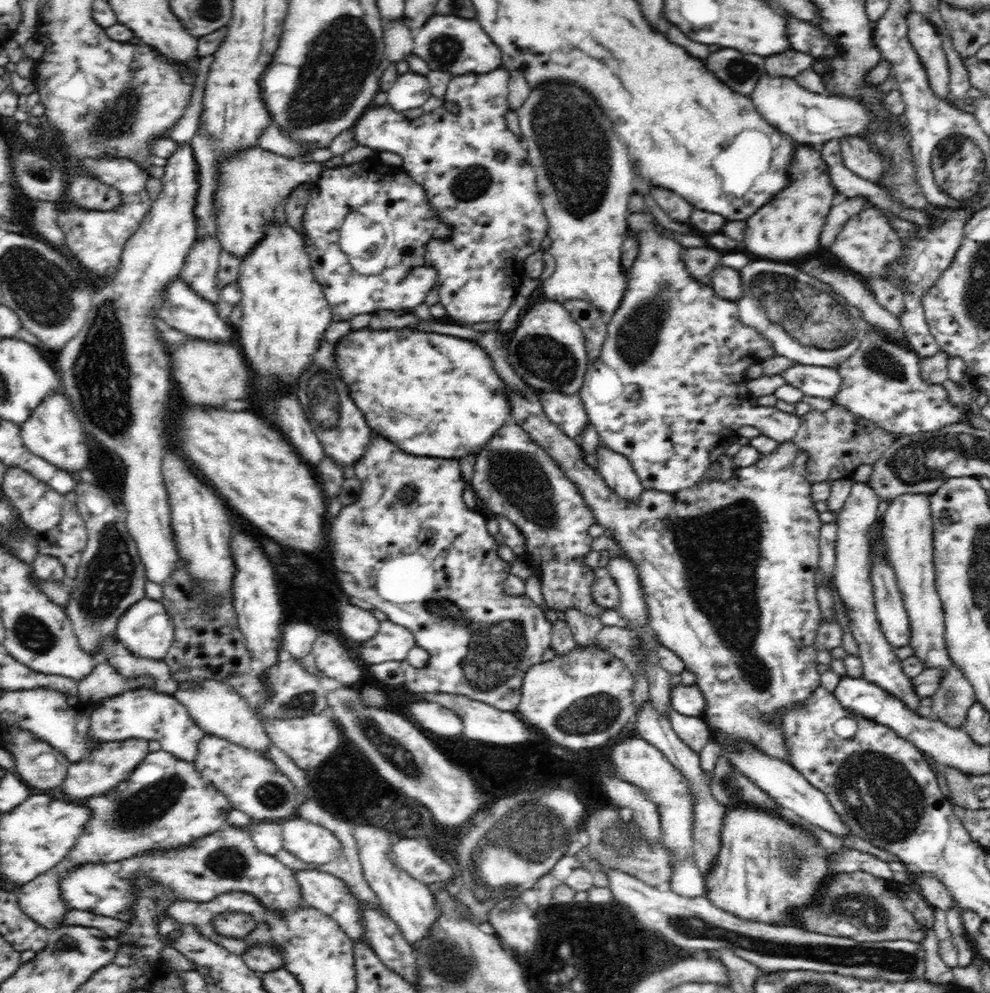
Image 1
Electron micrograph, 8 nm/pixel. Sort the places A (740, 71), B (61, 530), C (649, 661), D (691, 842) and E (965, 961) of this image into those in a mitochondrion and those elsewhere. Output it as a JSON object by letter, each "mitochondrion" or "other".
{"A":"mitochondrion","B":"other","C":"other","D":"other","E":"other"}

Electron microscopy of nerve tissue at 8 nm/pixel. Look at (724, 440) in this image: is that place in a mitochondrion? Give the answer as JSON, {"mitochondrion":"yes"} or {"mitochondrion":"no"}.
{"mitochondrion":"no"}

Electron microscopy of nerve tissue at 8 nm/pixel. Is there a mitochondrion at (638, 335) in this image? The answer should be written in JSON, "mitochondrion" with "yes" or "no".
{"mitochondrion":"yes"}

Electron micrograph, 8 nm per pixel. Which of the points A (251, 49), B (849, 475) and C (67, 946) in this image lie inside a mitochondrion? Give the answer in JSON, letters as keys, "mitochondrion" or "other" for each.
{"A":"other","B":"other","C":"other"}

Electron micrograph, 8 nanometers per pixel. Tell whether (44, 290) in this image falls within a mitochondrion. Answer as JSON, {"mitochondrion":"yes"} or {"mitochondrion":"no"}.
{"mitochondrion":"yes"}

